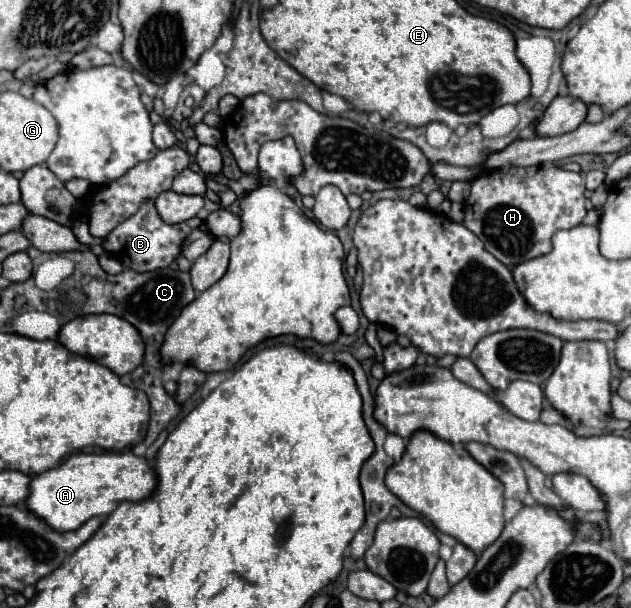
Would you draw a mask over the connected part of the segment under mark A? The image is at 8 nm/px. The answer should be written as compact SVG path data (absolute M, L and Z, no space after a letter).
M74 453L68 457L62 465L48 469L40 475L34 475L30 485L28 485L28 497L26 497L26 509L44 521L48 527L52 527L58 533L64 531L74 531L80 525L84 525L92 517L102 517L110 515L120 501L142 501L156 489L156 473L148 465L144 457L136 457L134 453Z

